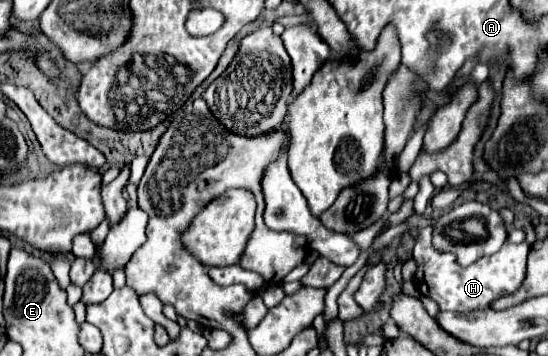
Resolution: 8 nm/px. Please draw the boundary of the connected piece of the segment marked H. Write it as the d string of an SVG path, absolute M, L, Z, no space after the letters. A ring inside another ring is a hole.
M420 229L420 237L414 245L414 259L418 263L418 269L414 273L414 285L420 293L430 297L438 303L440 311L474 311L474 309L486 309L490 303L502 295L514 293L524 277L526 277L526 255L530 251L530 245L524 243L506 243L498 253L478 259L476 263L462 267L454 263L452 253L438 251L432 245L432 229Z

